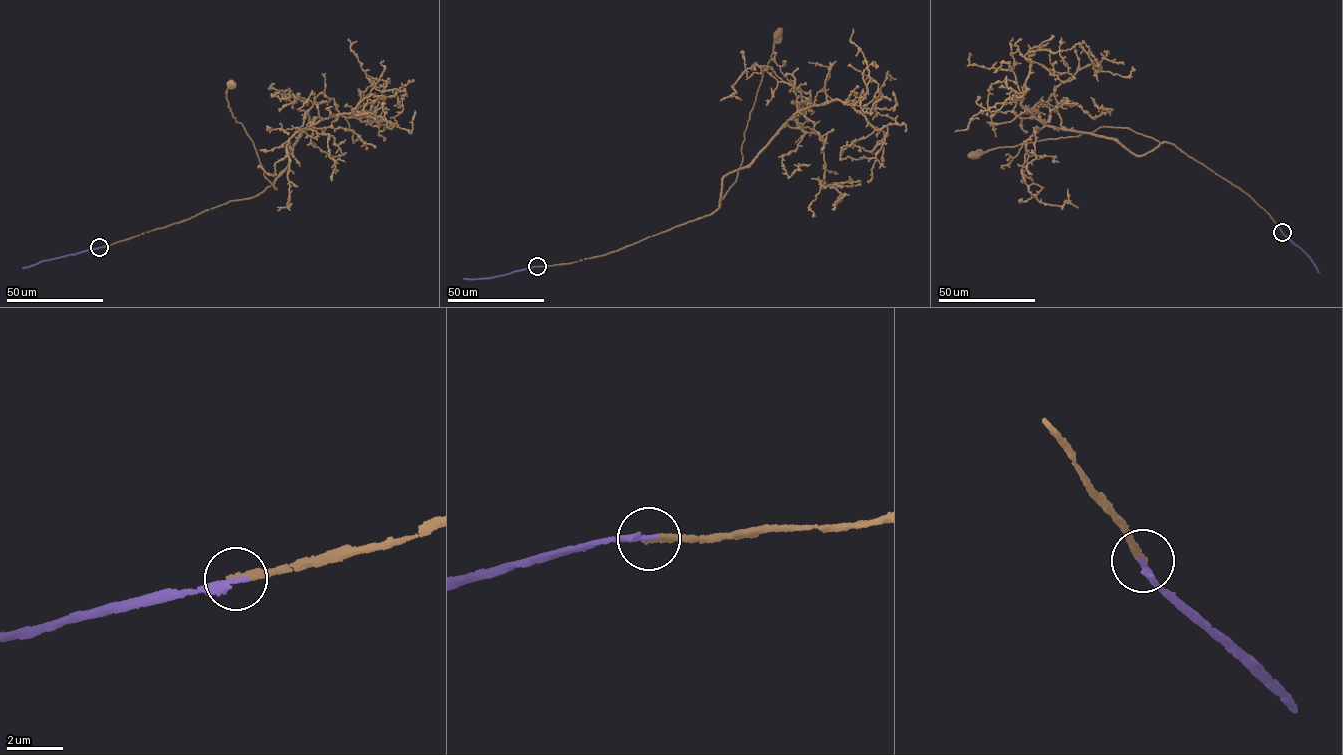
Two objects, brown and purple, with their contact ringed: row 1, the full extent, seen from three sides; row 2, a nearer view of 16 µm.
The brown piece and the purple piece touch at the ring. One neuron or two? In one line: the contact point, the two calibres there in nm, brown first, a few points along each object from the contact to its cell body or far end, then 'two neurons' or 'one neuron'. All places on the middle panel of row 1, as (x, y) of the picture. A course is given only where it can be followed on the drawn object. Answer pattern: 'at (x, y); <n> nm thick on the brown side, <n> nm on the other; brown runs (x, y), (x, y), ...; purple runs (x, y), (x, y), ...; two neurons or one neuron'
at (537, 266); 240 nm thick on the brown side, 240 nm on the other; brown runs (537, 266), (568, 263), (611, 252), (717, 210), (719, 202), (735, 181), (742, 162), (744, 132), (777, 34); purple runs (537, 266), (488, 279), (463, 278); one neuron

